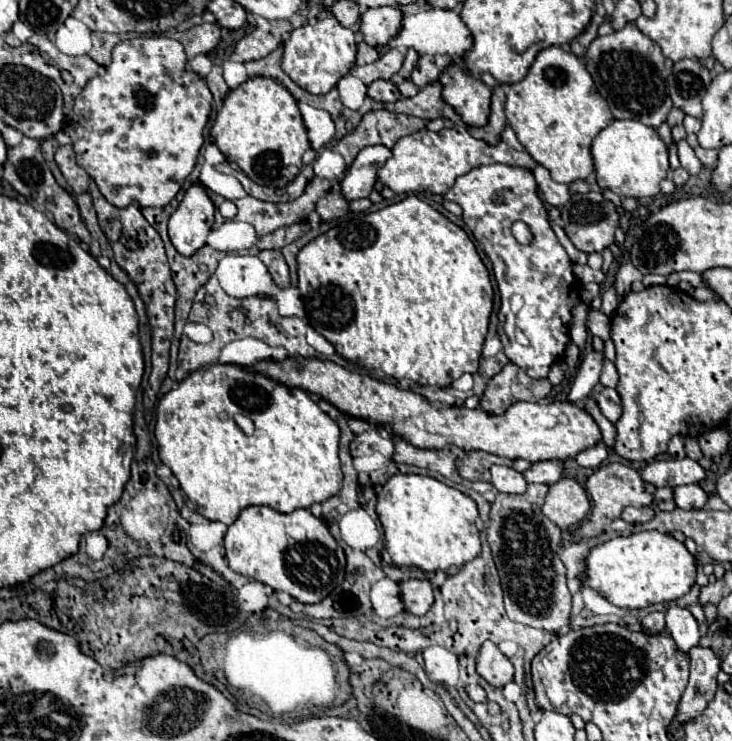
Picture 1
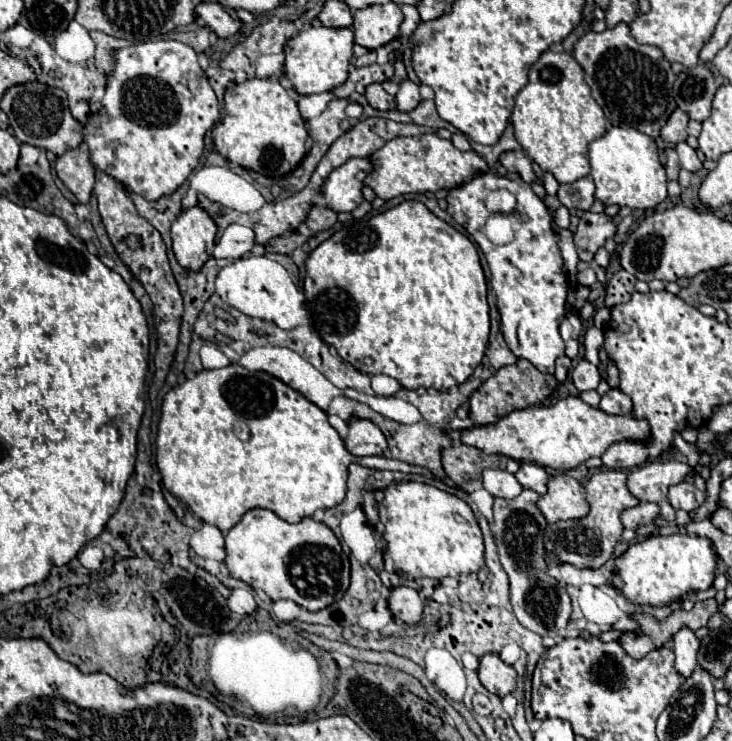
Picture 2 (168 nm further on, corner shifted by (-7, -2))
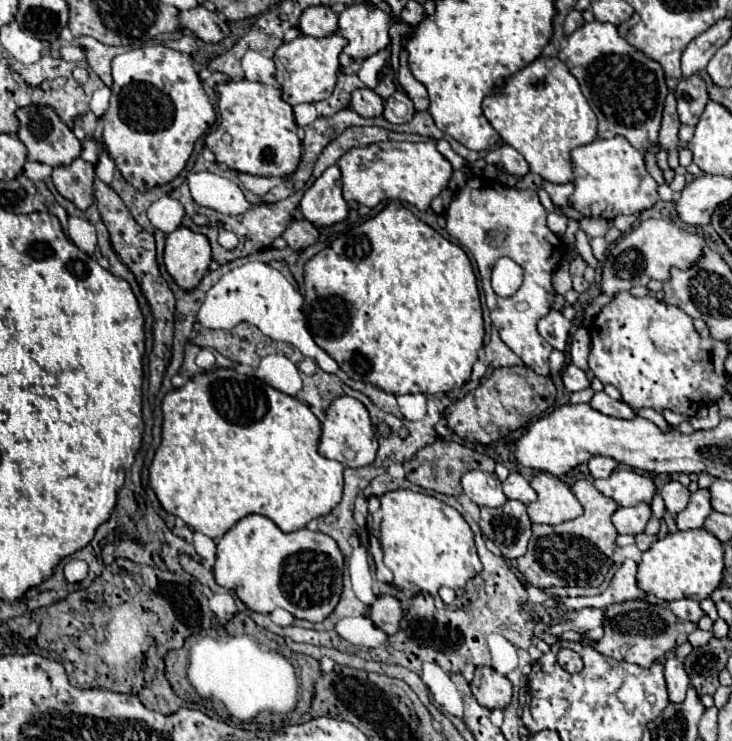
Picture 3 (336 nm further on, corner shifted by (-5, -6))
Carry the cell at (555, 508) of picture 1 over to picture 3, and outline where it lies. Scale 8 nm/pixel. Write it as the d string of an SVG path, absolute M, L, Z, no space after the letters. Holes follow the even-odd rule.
M539 472L531 478L531 488L537 492L537 500L527 506L527 514L535 524L563 524L581 516L583 508L565 482L557 476Z

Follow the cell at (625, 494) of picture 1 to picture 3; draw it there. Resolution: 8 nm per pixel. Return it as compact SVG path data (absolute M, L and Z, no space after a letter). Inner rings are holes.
M577 480L573 484L573 494L583 506L583 514L571 522L551 528L533 528L527 552L515 560L517 570L523 574L523 584L539 590L551 586L593 586L597 588L609 568L613 566L613 548L617 530L611 522L611 514L617 504L593 488L591 480Z

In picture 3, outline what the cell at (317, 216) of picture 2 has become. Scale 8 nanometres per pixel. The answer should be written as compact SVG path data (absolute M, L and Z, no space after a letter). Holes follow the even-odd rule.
M293 220L293 222L289 224L289 228L283 232L283 238L285 238L285 242L287 242L287 246L289 246L291 250L299 252L299 250L315 244L317 238L319 238L319 232L317 232L317 228L315 228L311 222L307 222L307 220Z

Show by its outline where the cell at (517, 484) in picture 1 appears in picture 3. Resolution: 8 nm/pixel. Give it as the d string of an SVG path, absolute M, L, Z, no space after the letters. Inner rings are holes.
M469 470L465 476L461 476L463 492L477 504L477 506L501 506L507 502L501 484L489 480L491 476L481 470Z

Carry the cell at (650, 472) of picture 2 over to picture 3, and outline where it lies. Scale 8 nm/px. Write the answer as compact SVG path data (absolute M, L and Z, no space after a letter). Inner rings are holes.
M617 468L607 480L593 480L593 486L619 506L637 506L641 502L649 504L657 492L649 476L625 468Z

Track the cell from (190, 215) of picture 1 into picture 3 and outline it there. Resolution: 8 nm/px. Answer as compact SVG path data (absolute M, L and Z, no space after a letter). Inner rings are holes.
M177 228L165 240L165 268L183 290L193 290L211 264L211 246L203 234Z

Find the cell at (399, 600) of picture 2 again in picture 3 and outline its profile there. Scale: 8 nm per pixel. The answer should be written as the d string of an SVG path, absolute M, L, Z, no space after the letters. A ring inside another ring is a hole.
M379 596L369 608L369 620L381 628L385 634L393 636L399 630L399 620L403 618L403 610L399 600L393 596Z

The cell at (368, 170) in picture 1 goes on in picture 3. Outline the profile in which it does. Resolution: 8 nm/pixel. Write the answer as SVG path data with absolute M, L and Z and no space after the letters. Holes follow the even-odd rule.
M329 166L305 192L299 202L299 210L313 226L331 226L343 222L349 214L347 202L341 196L341 172L337 166Z

